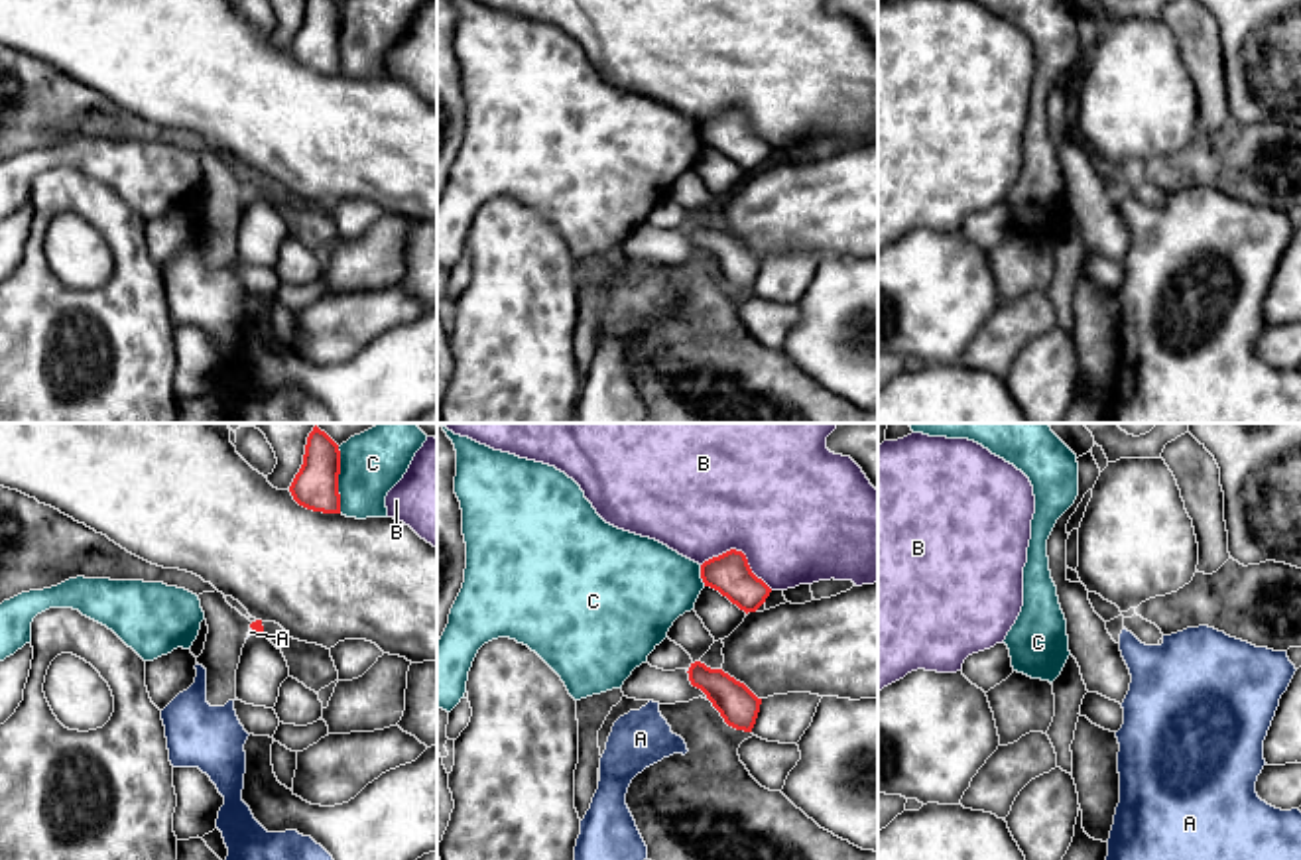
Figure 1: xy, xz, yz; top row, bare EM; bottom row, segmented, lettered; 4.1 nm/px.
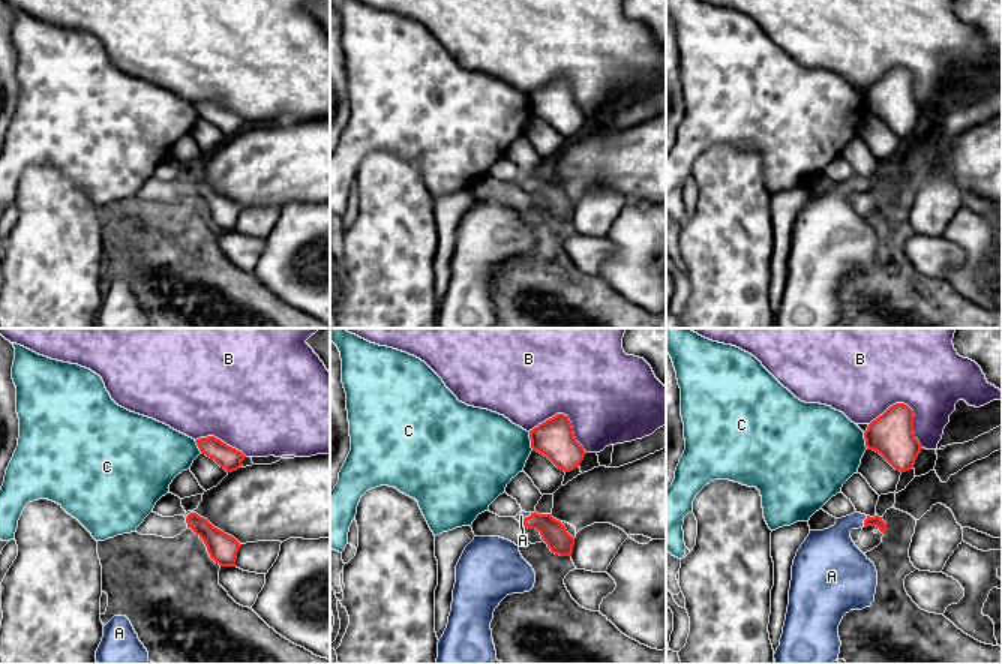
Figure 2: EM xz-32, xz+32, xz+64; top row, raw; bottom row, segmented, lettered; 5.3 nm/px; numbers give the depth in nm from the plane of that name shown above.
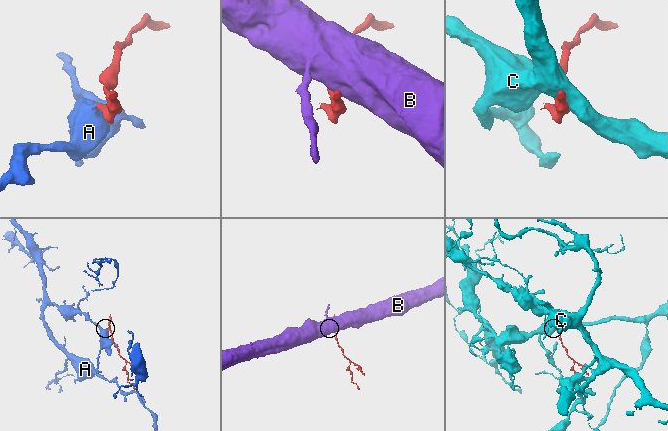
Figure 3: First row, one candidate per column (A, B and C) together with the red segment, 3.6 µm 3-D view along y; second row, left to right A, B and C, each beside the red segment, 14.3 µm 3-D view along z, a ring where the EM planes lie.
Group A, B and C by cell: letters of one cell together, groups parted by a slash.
A / B / C

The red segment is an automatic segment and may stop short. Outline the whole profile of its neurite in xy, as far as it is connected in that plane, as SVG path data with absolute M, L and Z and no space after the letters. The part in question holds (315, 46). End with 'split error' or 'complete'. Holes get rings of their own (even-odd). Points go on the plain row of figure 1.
M307 0L303 24L289 51L293 59L307 69L341 73L339 33L339 4L335 0Z; complete

